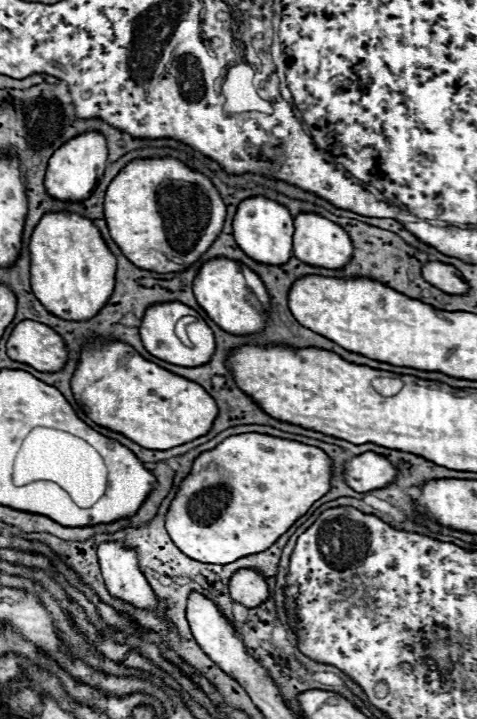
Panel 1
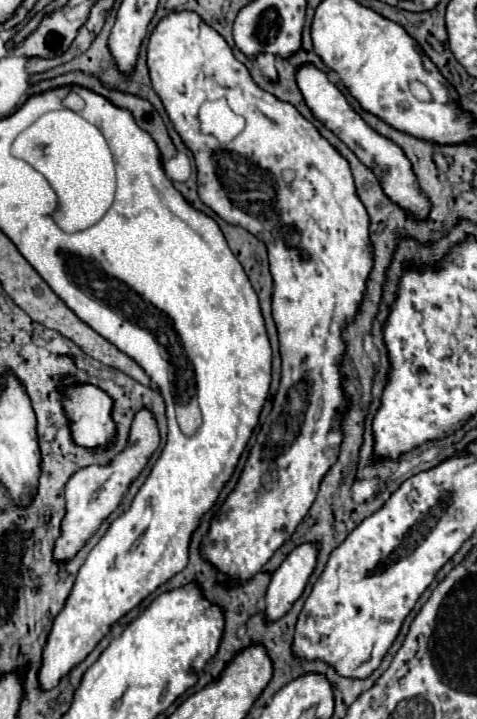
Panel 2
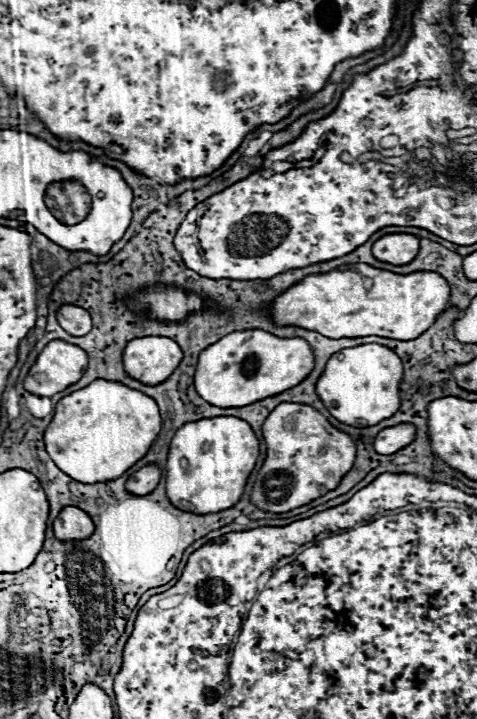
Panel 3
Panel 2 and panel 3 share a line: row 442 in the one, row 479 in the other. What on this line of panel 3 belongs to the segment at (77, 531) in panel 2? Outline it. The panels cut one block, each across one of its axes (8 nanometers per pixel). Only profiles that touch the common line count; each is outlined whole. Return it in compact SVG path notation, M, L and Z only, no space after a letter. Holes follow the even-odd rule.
M144 466L128 478L124 488L136 496L146 496L156 488L158 480L160 480L160 470L156 466Z

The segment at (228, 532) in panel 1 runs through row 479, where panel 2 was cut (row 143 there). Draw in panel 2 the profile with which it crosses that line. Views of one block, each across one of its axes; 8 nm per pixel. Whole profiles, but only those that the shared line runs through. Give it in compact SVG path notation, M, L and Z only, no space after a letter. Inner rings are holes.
M184 10L164 16L152 30L146 48L152 88L160 96L176 132L194 154L200 200L224 222L240 224L262 240L270 256L270 274L274 280L272 318L278 328L282 356L280 388L236 488L214 516L210 532L200 544L206 560L236 582L244 582L252 578L252 574L270 560L286 538L294 534L296 526L310 510L322 478L338 460L342 444L340 436L344 438L342 420L350 408L350 396L344 390L342 374L342 356L346 354L342 330L354 322L366 294L366 280L374 268L370 216L356 194L348 160L326 138L322 138L314 124L308 122L292 104L280 102L256 86L248 68L234 58L226 40L196 12ZM220 96L228 98L228 106L246 120L244 132L228 144L220 144L214 136L202 136L198 130L198 108L204 100ZM286 170L292 170L294 174L290 182L284 180Z

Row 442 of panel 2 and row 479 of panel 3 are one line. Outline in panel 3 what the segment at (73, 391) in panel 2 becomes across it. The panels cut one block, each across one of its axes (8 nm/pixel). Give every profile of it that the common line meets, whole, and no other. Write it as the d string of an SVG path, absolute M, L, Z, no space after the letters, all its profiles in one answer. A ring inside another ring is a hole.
M98 378L56 404L56 414L44 432L44 442L50 458L64 474L84 484L94 484L122 476L144 458L160 426L158 404L150 396L120 382Z

